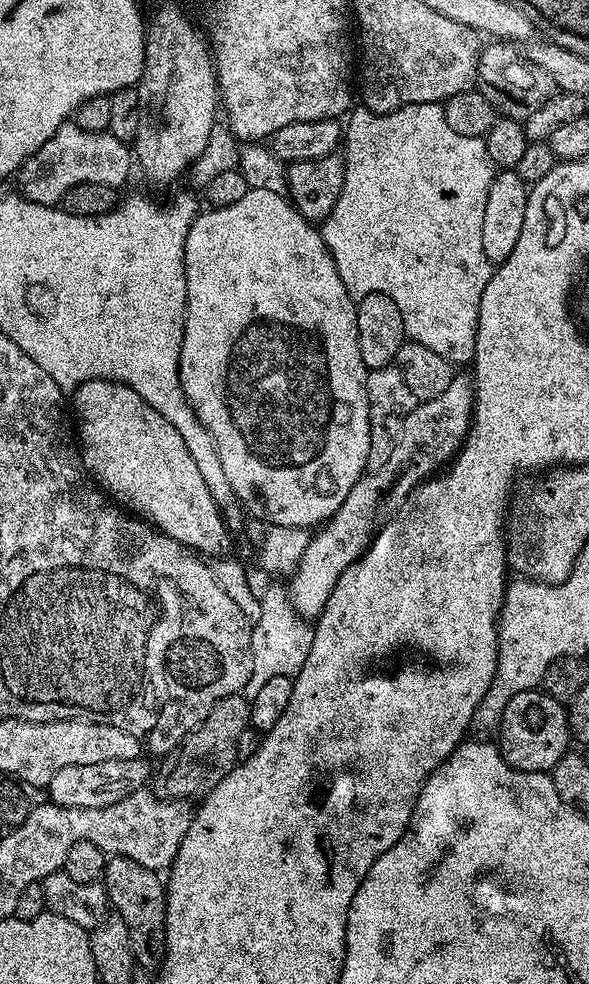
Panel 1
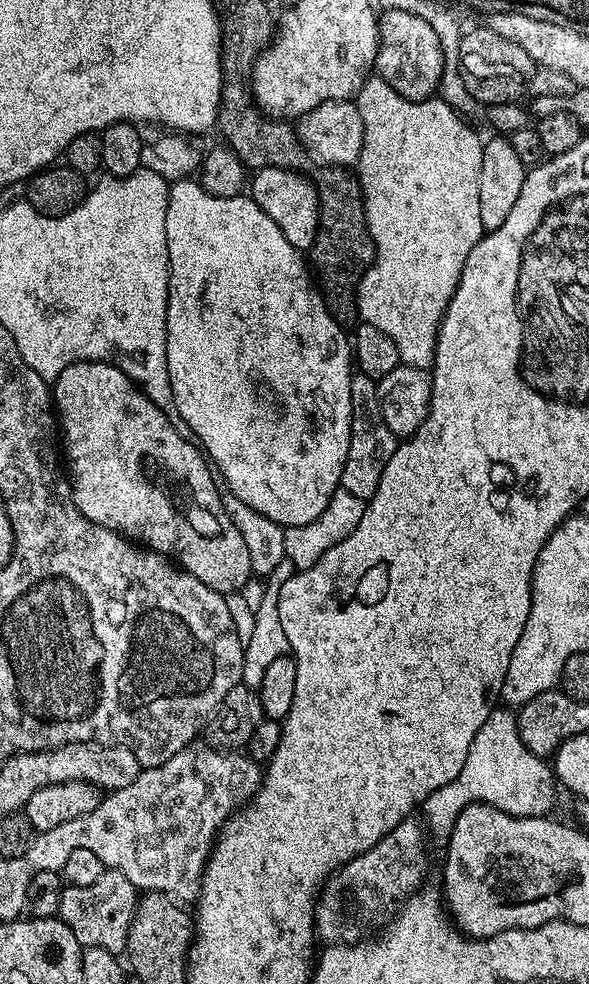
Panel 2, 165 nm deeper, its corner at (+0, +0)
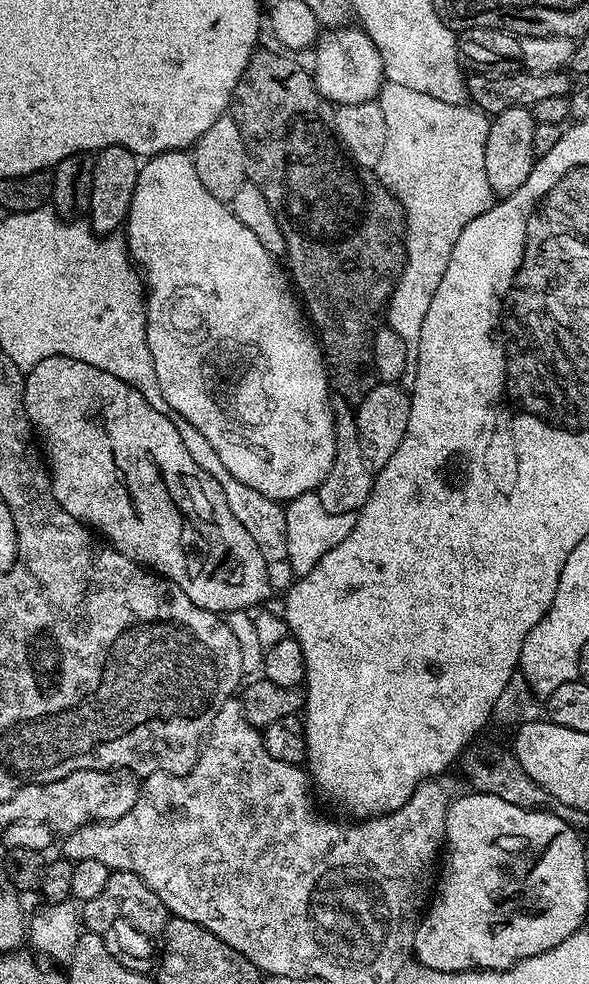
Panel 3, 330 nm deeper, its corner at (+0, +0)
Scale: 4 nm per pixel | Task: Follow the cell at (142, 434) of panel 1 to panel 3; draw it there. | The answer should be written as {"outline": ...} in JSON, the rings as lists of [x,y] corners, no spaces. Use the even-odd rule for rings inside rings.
{"outline":[[[69,356],[42,358],[38,366],[27,369],[24,409],[42,445],[52,477],[52,493],[66,514],[92,529],[126,558],[173,580],[202,610],[217,614],[243,612],[267,598],[269,561],[258,550],[258,542],[250,538],[246,526],[234,518],[219,479],[192,457],[184,445],[186,437],[178,434],[176,420],[168,412],[154,410],[122,378]]]}

